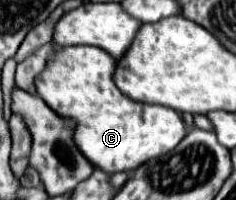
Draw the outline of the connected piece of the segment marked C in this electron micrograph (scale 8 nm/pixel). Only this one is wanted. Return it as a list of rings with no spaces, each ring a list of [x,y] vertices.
[[[63,47],[63,53],[51,61],[37,77],[35,77],[35,87],[39,97],[61,117],[71,117],[77,119],[79,129],[75,131],[75,143],[79,149],[83,149],[83,155],[99,169],[107,173],[117,173],[117,171],[135,171],[139,165],[143,165],[149,159],[161,157],[169,151],[173,151],[183,137],[187,135],[187,127],[181,119],[181,115],[169,107],[163,105],[149,105],[149,103],[139,103],[123,95],[115,81],[113,73],[117,67],[117,59],[111,57],[107,51],[97,49],[97,47]]]

